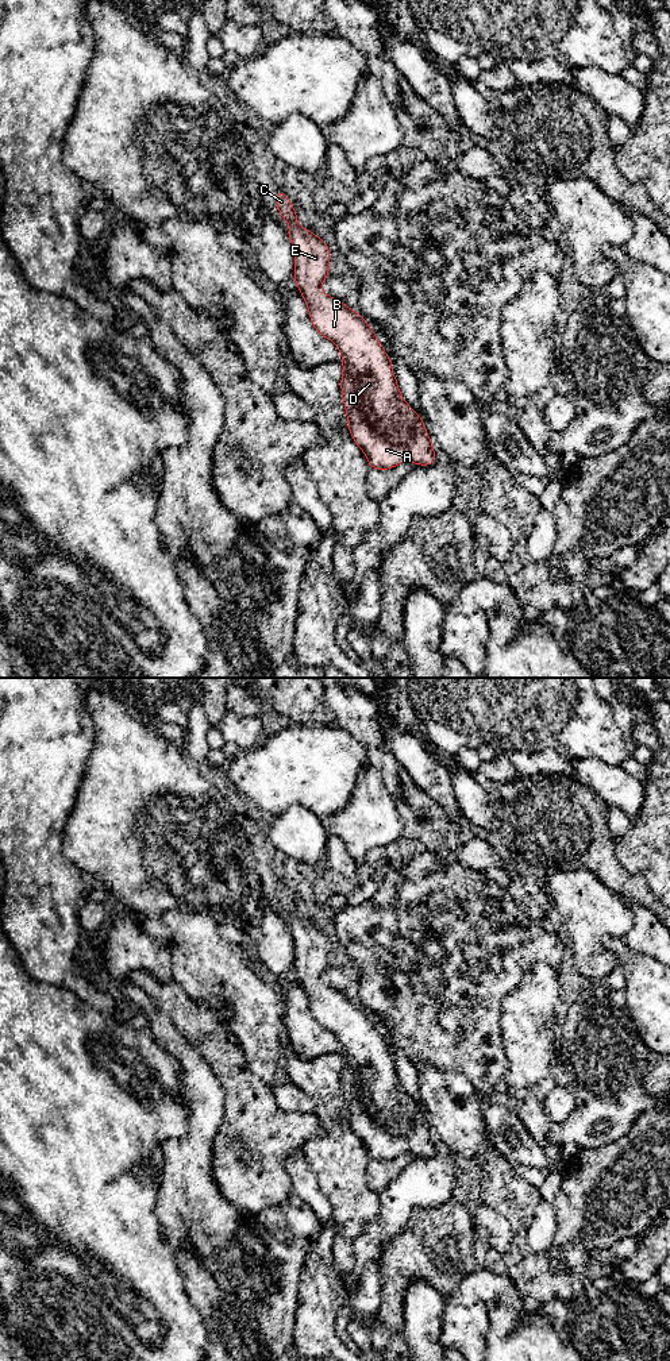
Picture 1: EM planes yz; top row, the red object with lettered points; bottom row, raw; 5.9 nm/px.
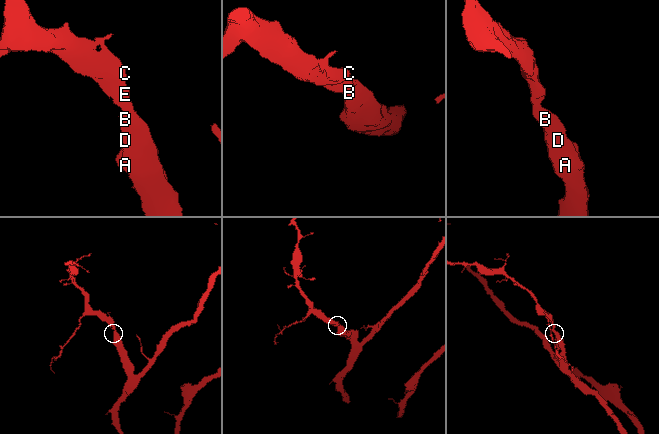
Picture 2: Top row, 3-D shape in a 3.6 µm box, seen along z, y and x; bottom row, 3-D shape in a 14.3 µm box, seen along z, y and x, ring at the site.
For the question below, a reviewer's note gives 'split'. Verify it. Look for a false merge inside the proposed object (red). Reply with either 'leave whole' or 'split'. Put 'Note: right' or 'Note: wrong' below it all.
leave whole
Note: wrong

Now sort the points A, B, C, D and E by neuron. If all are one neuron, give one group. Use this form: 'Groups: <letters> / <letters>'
Groups: A B C D E

